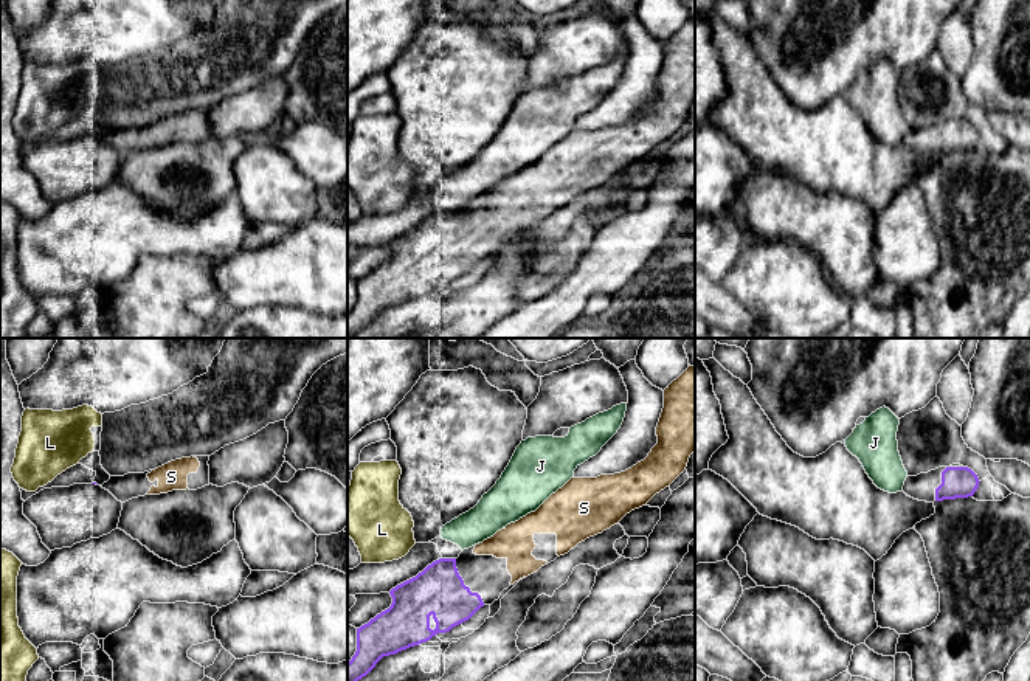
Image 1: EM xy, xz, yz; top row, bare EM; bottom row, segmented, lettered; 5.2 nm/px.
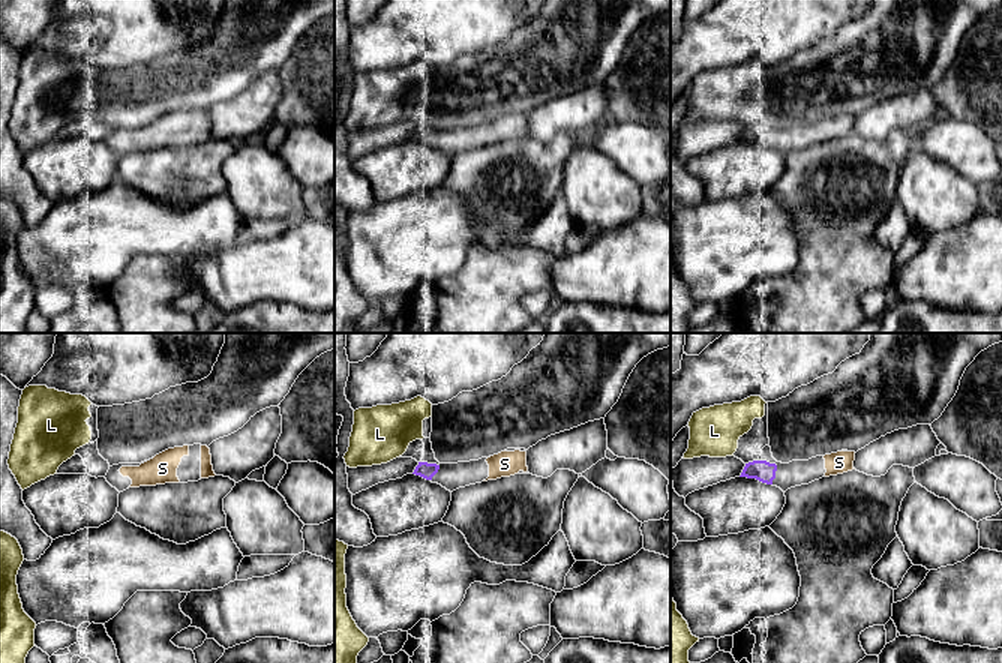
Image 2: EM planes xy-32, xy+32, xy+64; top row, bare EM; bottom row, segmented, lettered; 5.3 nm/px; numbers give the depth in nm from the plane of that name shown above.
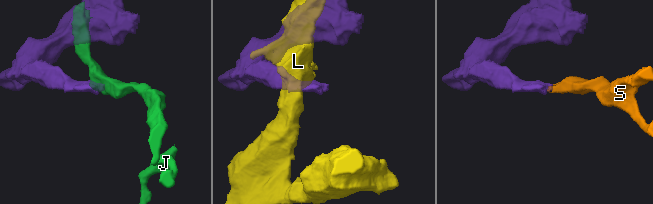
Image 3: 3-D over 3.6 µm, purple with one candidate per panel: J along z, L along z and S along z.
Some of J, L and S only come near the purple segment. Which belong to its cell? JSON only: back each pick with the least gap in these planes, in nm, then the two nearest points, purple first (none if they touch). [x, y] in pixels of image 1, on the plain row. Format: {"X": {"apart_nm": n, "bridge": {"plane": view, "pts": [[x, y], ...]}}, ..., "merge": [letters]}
{"S": {"apart_nm": 100, "bridge": {"plane": "xz", "pts": [[455, 211], [473, 205]]}}, "merge": ["S"]}

